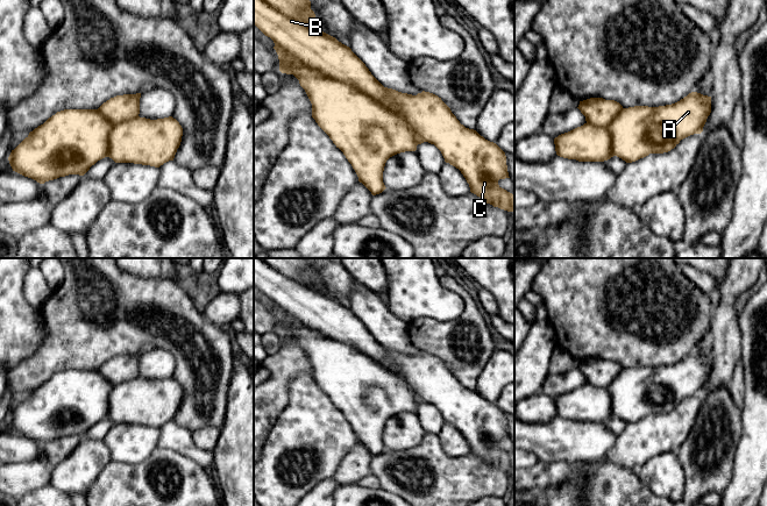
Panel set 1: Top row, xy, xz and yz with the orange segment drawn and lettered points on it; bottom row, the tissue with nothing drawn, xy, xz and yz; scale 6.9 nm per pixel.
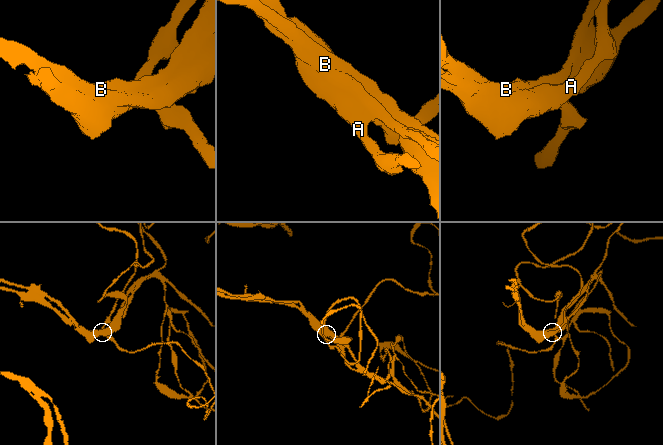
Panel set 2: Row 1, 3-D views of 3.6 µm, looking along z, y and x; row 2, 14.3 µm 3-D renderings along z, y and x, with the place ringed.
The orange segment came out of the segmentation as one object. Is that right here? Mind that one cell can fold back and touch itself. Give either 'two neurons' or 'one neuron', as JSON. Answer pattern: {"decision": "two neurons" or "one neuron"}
{"decision": "one neuron"}

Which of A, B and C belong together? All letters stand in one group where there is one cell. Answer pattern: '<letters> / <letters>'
A B C

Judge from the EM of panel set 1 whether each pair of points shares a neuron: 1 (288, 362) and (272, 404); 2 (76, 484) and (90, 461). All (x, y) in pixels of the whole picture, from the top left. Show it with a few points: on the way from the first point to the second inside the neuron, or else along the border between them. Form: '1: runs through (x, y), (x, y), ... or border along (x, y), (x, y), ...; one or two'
1: runs through (282, 372), (272, 393); one
2: runs through (76, 478), (76, 475), (84, 467); one

